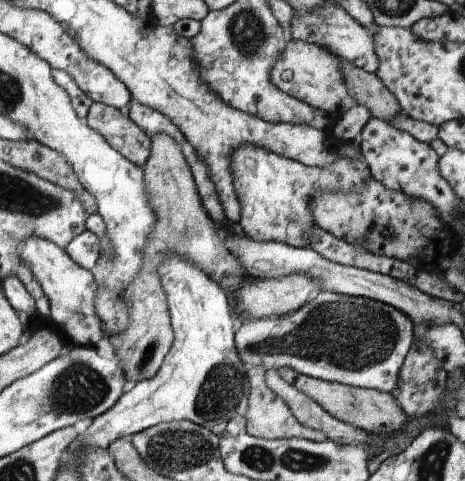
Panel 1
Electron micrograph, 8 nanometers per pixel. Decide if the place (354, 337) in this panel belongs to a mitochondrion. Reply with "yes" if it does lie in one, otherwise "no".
yes

